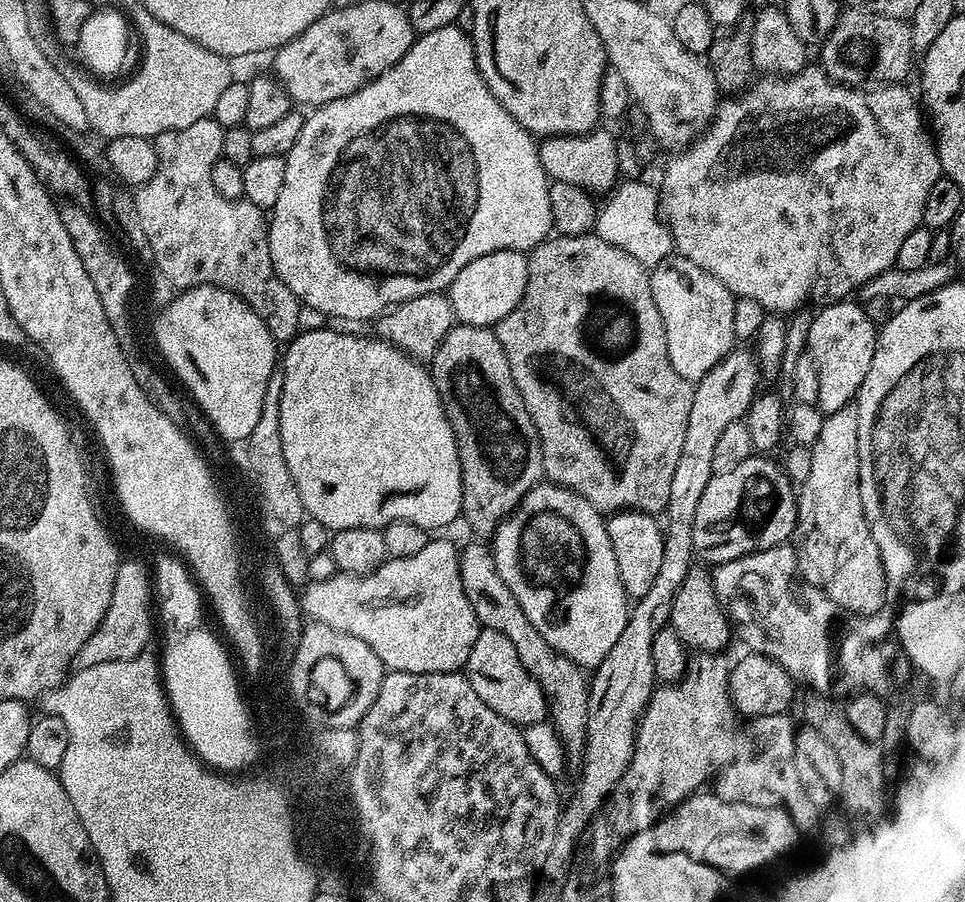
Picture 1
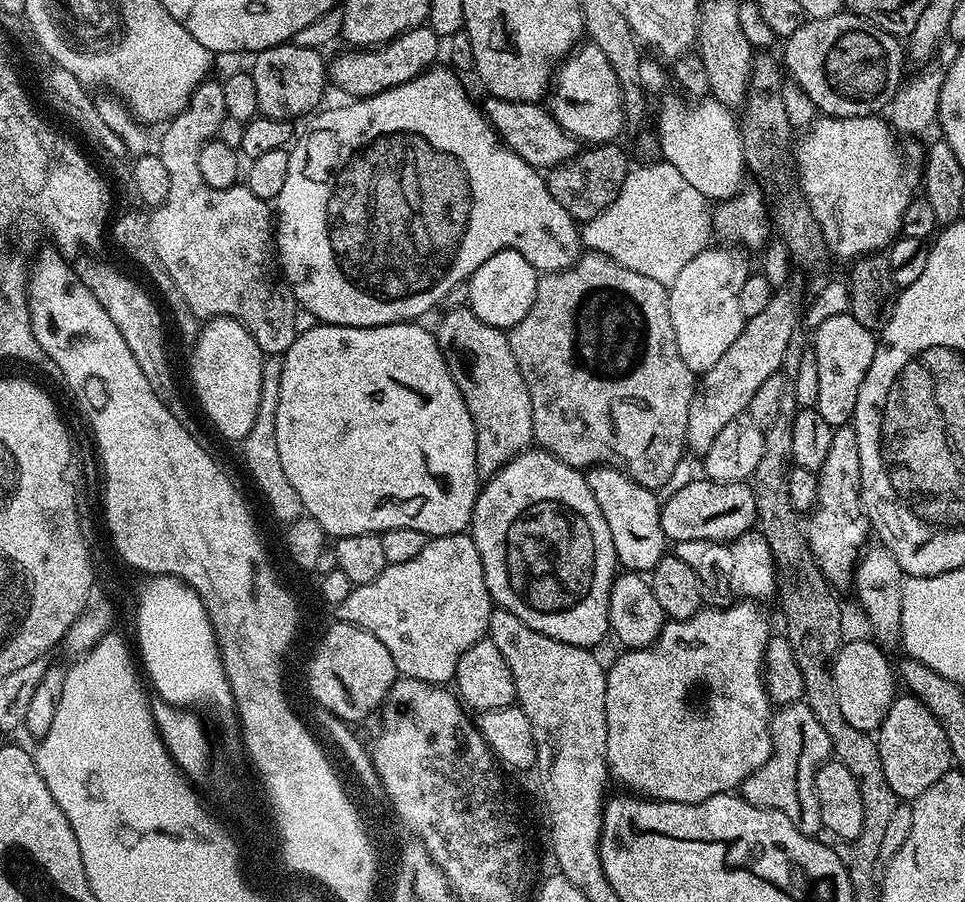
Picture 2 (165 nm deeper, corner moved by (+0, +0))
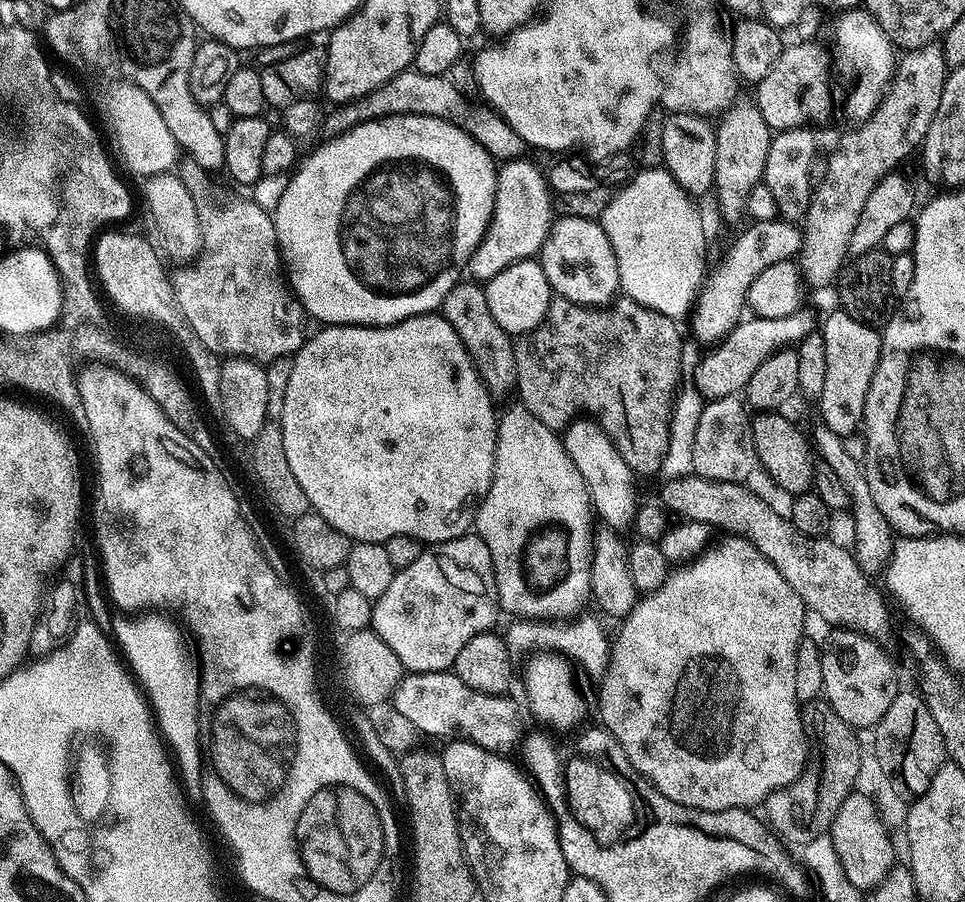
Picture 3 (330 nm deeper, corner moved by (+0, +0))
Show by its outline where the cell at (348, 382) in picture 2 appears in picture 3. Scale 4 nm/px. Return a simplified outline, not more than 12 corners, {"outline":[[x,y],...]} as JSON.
{"outline":[[443,314],[291,357],[286,462],[349,541],[473,527],[498,408]]}

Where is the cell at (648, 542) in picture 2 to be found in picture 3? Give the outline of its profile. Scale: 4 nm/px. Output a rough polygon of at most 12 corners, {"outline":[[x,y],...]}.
{"outline":[[591,418],[562,433],[597,517],[625,530],[637,473]]}

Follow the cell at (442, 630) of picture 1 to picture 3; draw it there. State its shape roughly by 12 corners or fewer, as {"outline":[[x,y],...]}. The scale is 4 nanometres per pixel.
{"outline":[[425,547],[373,603],[408,672],[447,672],[497,626],[490,550]]}

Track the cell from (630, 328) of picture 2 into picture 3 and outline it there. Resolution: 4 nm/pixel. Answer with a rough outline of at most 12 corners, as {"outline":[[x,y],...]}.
{"outline":[[553,298],[515,341],[516,392],[581,414],[659,473],[680,324],[638,301]]}

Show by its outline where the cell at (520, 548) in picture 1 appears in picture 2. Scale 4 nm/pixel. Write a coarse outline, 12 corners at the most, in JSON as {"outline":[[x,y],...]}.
{"outline":[[539,446],[483,481],[493,605],[570,646],[618,575],[588,477]]}

